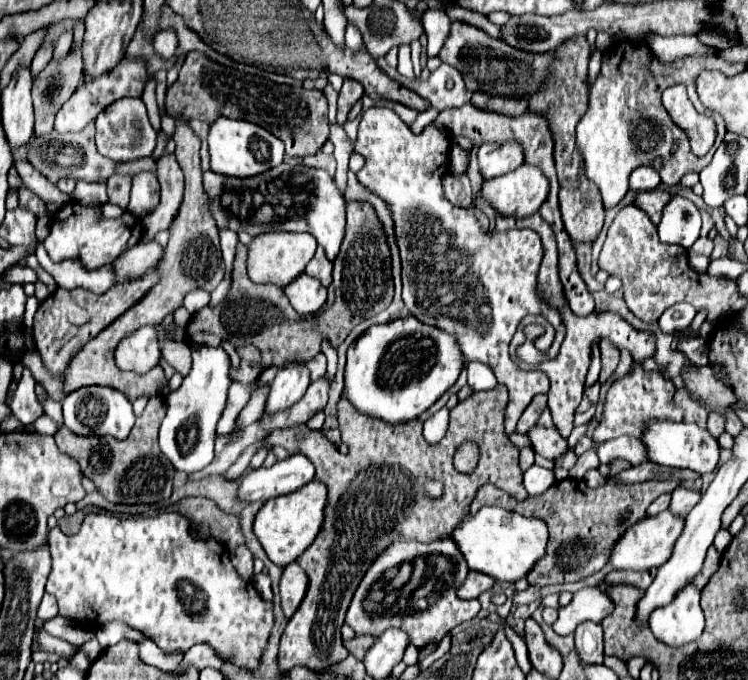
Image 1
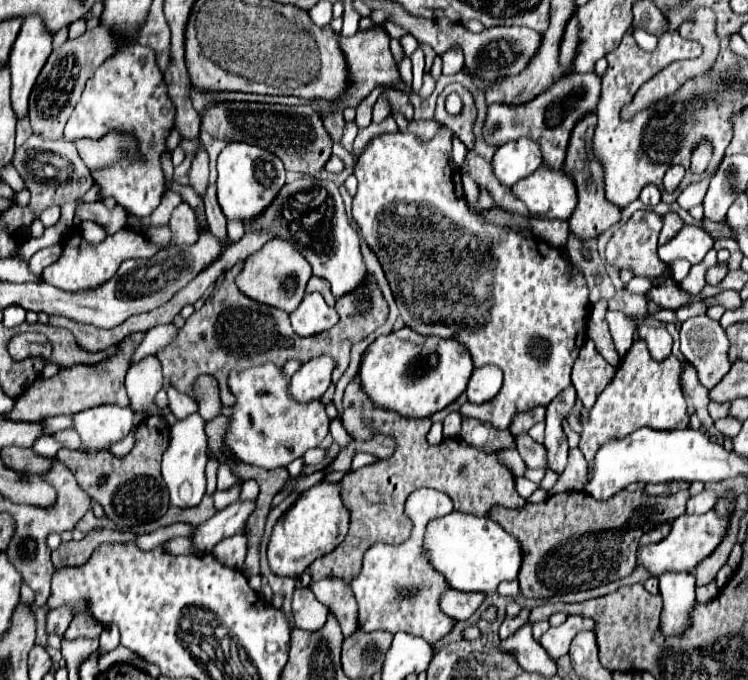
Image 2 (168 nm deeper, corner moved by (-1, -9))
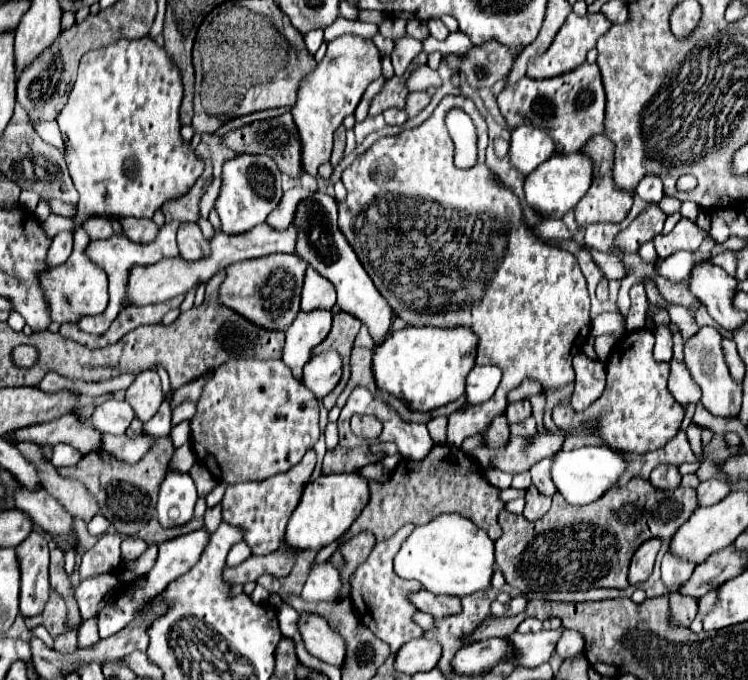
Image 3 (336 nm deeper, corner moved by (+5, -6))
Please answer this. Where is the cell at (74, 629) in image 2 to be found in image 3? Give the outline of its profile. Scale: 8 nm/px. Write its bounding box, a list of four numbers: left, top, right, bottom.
[49,549,81,625]

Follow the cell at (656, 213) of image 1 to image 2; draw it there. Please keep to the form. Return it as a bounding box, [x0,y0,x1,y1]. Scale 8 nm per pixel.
[659,212,683,244]

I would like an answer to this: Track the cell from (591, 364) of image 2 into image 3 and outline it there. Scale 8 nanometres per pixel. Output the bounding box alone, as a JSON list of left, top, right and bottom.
[571,353,605,411]

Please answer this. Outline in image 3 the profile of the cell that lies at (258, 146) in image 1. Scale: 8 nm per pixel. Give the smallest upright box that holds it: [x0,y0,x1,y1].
[215,155,281,235]

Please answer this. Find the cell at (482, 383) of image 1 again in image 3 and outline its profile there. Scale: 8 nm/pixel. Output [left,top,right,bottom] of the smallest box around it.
[467,365,501,405]

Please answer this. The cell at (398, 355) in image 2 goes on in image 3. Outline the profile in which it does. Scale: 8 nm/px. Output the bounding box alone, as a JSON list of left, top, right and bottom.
[375,327,479,411]

